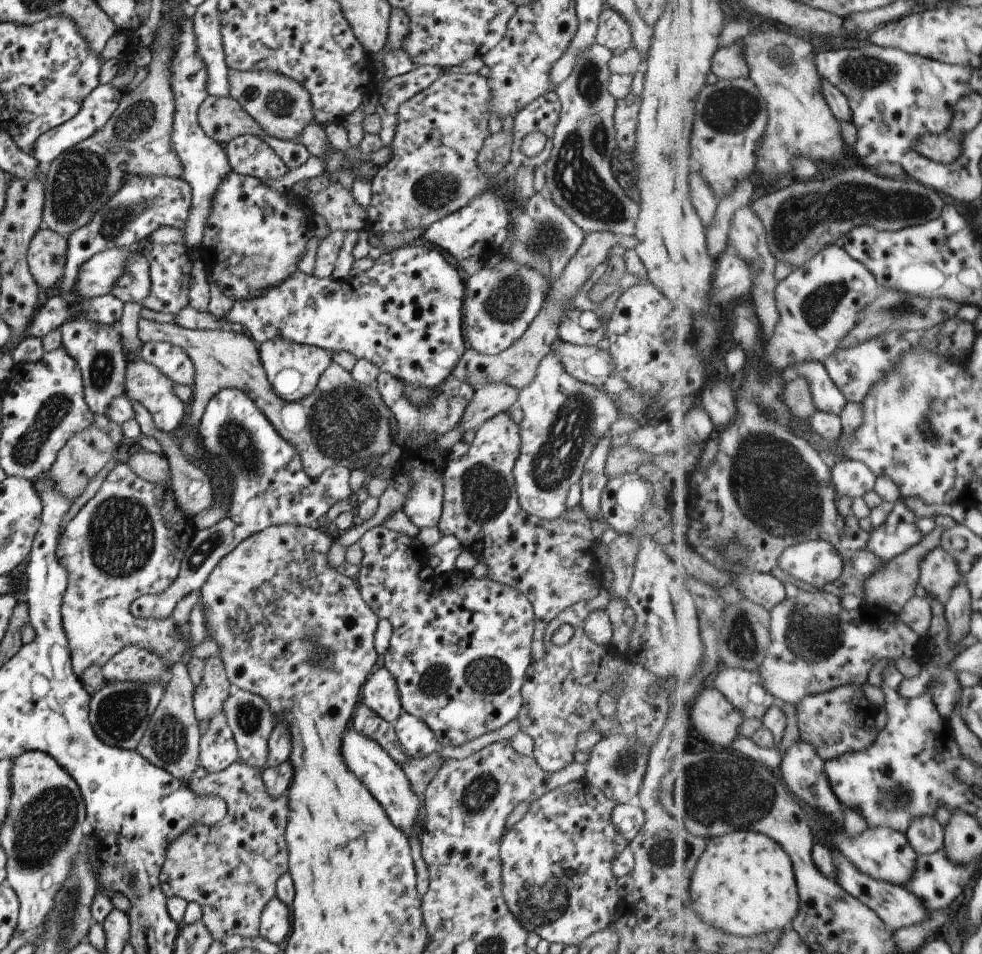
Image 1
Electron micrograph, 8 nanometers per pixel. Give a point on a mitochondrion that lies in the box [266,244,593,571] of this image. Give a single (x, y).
(344, 421)

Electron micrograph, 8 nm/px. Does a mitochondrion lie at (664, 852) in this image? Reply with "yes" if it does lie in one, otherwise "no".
yes

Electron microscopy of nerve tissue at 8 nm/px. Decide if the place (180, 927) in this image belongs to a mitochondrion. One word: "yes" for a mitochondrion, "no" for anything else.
no

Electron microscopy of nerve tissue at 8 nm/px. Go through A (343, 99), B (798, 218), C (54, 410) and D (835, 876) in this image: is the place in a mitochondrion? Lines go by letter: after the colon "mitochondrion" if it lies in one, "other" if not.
A: other
B: mitochondrion
C: mitochondrion
D: other

